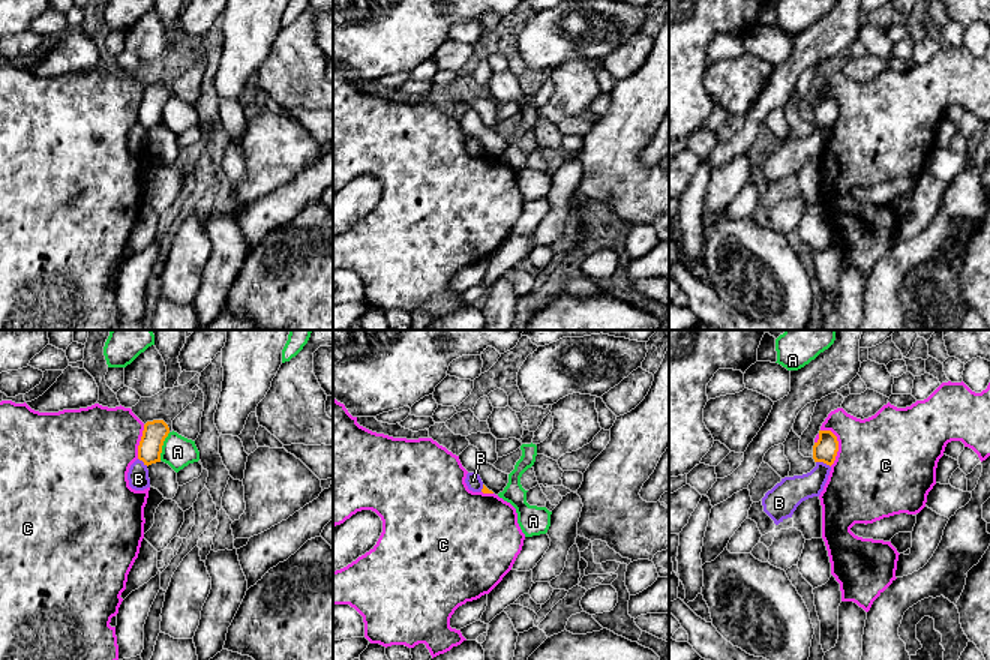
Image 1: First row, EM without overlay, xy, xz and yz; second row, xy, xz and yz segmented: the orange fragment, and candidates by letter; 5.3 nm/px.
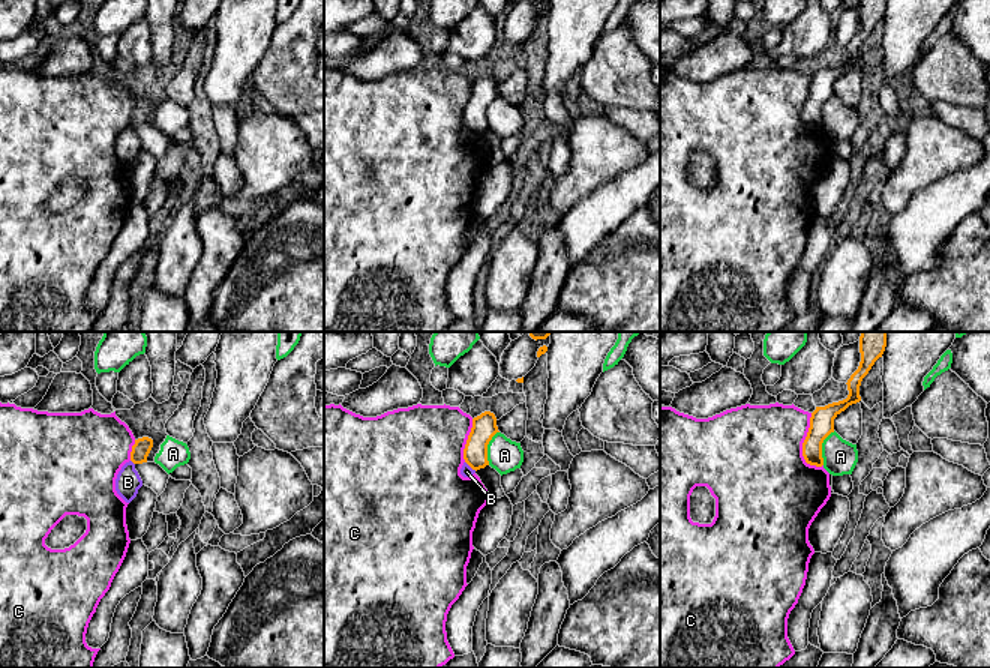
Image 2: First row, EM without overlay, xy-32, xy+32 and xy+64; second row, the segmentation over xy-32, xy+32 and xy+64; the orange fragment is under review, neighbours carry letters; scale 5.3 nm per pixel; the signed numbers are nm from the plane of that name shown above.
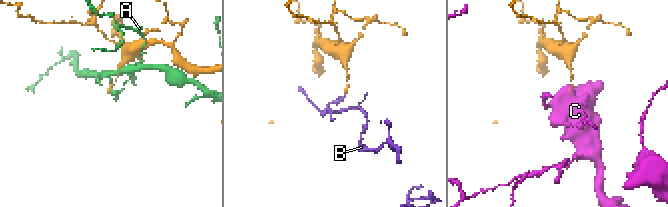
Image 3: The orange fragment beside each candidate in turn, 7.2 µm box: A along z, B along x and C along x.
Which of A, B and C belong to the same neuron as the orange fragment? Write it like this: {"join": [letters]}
{"join": []}

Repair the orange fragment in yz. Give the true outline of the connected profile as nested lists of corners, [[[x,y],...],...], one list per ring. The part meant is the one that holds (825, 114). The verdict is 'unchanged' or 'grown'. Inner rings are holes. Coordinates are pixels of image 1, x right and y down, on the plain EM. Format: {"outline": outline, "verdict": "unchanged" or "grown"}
{"outline": [[[819,94],[819,104],[813,110],[814,126],[832,129],[838,116],[837,100],[831,94]]], "verdict": "unchanged"}

